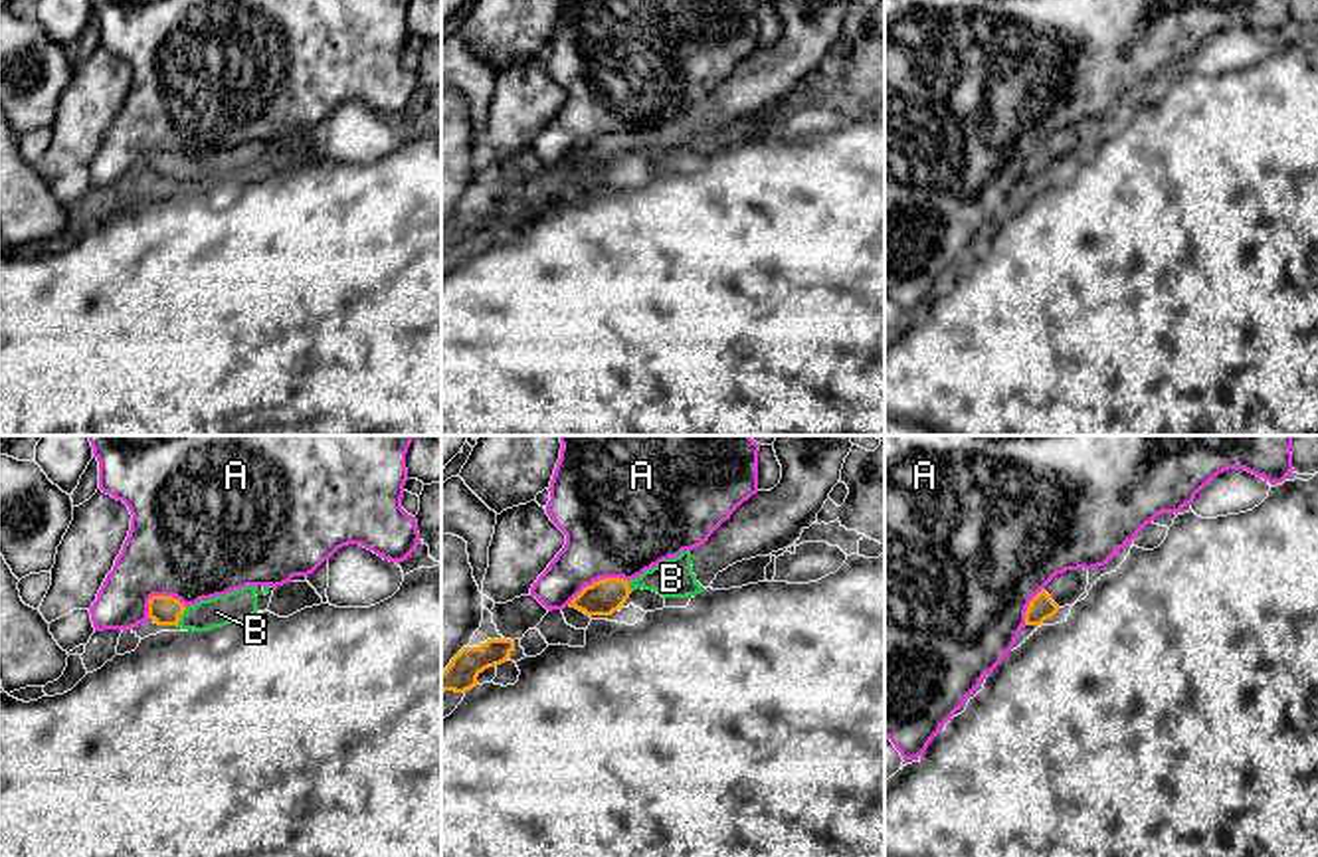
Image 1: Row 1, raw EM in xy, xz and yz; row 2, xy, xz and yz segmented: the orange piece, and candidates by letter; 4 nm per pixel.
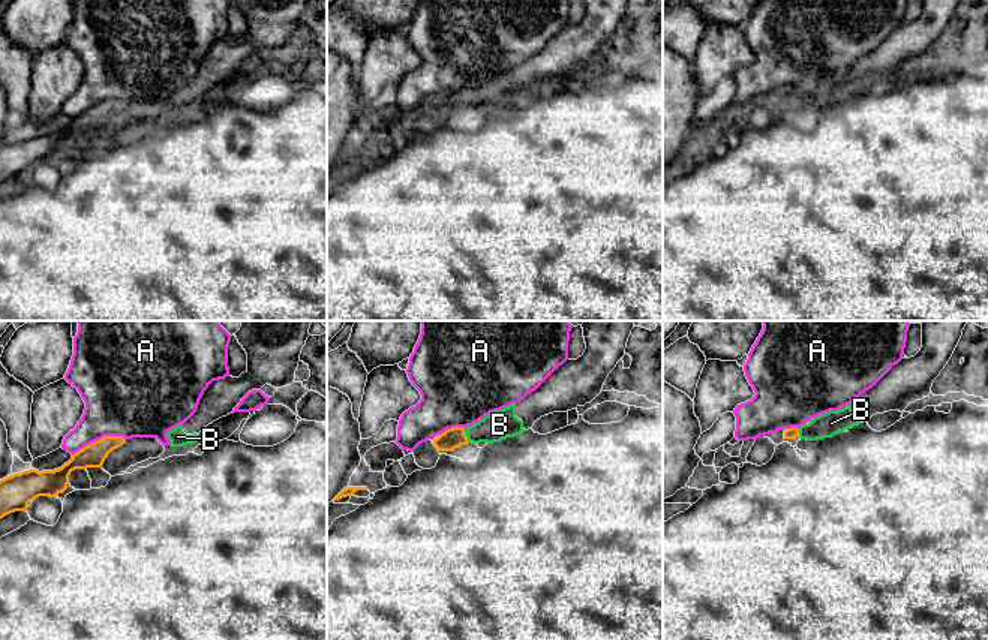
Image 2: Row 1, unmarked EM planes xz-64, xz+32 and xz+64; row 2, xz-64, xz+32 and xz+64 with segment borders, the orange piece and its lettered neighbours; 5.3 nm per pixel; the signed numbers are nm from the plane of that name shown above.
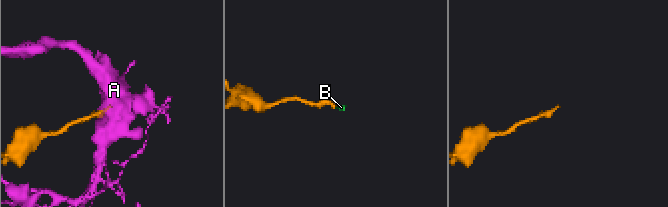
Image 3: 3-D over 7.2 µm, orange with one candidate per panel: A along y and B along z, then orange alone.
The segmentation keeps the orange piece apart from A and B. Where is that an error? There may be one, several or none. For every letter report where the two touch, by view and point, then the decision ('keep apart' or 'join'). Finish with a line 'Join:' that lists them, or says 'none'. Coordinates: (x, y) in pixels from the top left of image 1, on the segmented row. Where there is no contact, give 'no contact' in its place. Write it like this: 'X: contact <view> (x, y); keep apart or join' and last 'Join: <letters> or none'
A: contact xz (598, 580); keep apart
B: contact xy (181, 614); join
Join: B

